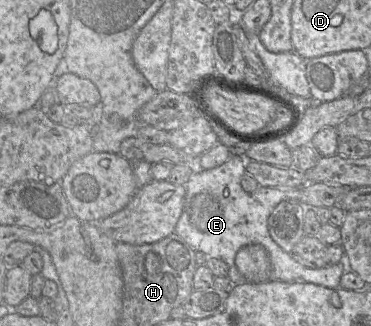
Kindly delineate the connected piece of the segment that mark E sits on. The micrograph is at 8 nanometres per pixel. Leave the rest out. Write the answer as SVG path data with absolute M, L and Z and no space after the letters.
M231 155L219 167L194 172L185 185L183 210L174 232L195 251L202 251L209 257L224 261L229 266L228 277L236 285L246 282L235 265L237 252L247 245L260 244L268 251L272 263L268 281L308 282L332 289L340 287L344 273L341 263L318 269L305 267L284 251L269 233L268 218L273 209L284 200L299 201L300 188L259 185L254 192L247 193L241 186L241 179L246 173L246 162L246 157Z

